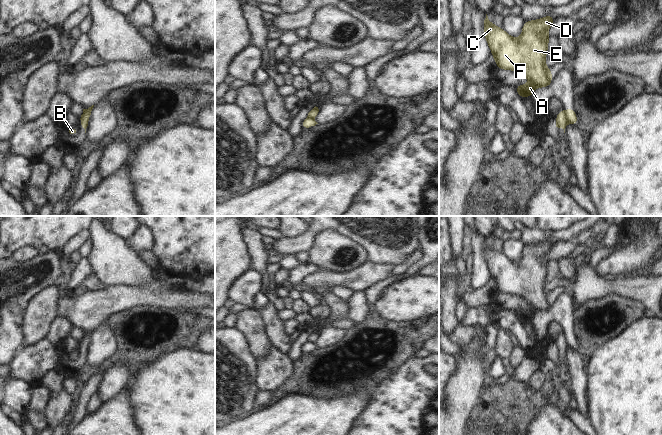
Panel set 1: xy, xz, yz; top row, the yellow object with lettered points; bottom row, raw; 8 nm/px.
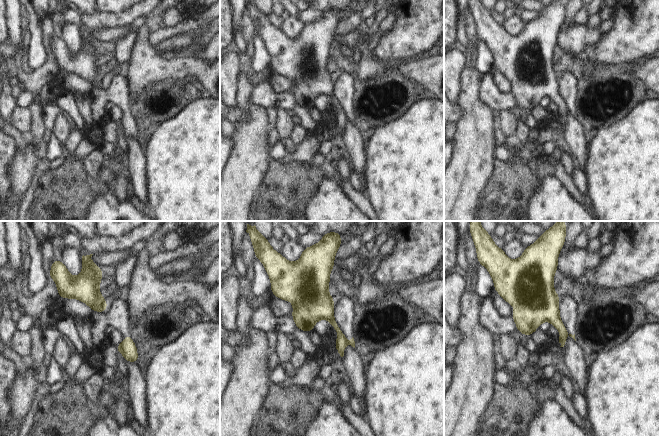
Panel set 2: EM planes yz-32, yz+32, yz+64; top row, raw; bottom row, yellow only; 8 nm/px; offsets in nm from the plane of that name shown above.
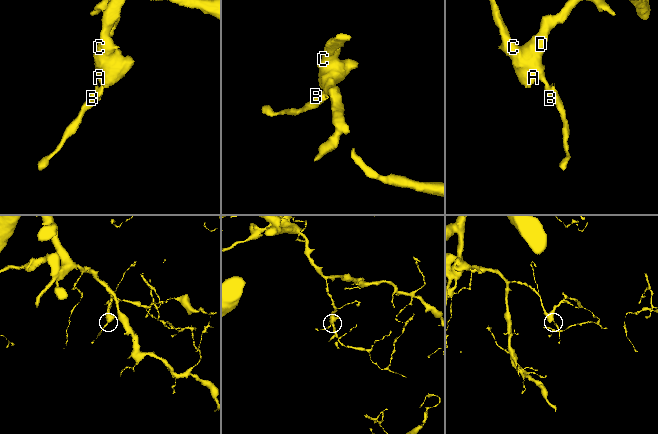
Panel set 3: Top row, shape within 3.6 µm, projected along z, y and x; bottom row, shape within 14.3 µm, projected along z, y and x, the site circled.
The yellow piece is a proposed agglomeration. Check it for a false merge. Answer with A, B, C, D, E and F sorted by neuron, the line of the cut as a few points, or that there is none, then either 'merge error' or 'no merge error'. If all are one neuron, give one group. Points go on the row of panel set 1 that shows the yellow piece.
A C D E F / B; cut in yz along (563, 109), (567, 120); merge error

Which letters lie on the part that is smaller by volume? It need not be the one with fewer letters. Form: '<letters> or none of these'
B

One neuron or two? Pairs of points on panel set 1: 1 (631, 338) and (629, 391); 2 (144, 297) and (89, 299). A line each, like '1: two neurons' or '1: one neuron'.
1: one neuron
2: one neuron

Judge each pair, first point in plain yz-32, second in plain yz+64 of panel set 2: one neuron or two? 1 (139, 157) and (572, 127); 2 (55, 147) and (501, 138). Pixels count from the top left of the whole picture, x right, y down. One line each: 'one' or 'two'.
1: one
2: two

